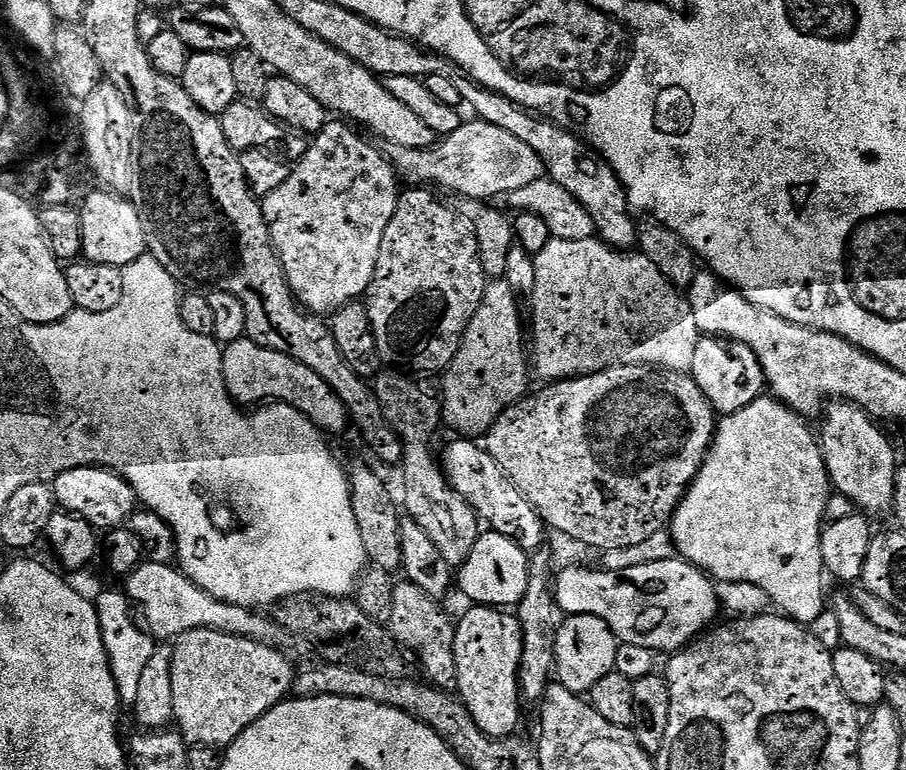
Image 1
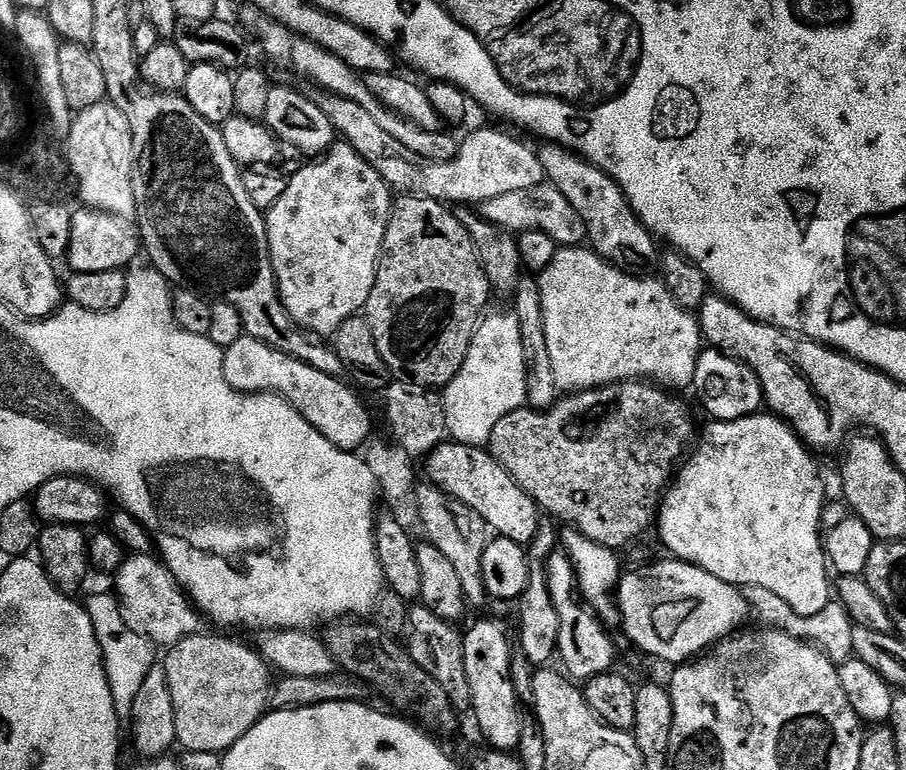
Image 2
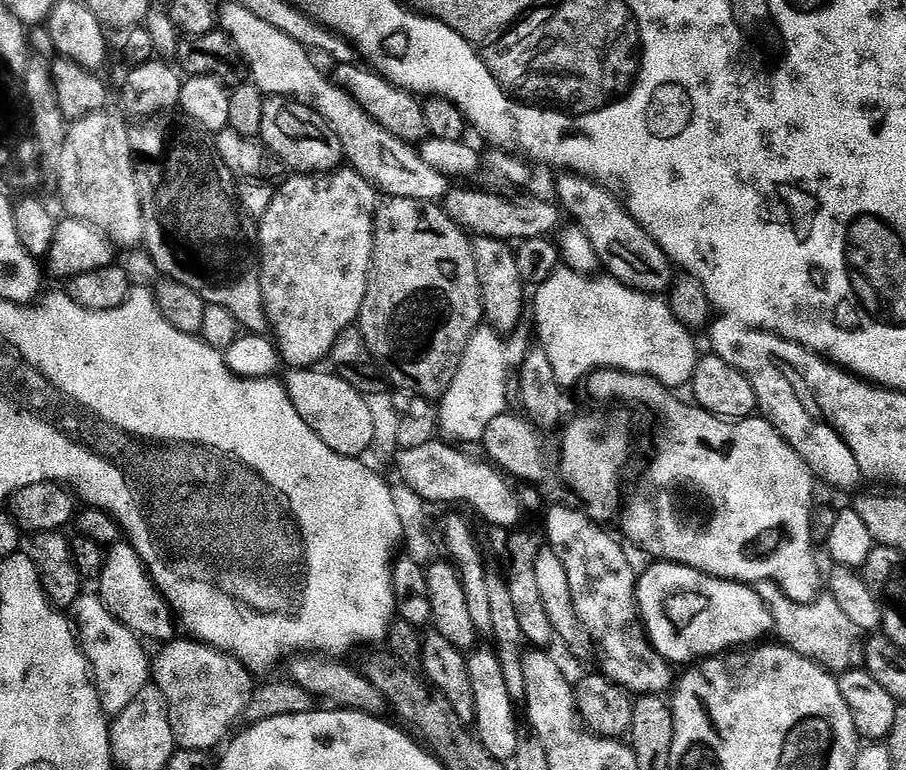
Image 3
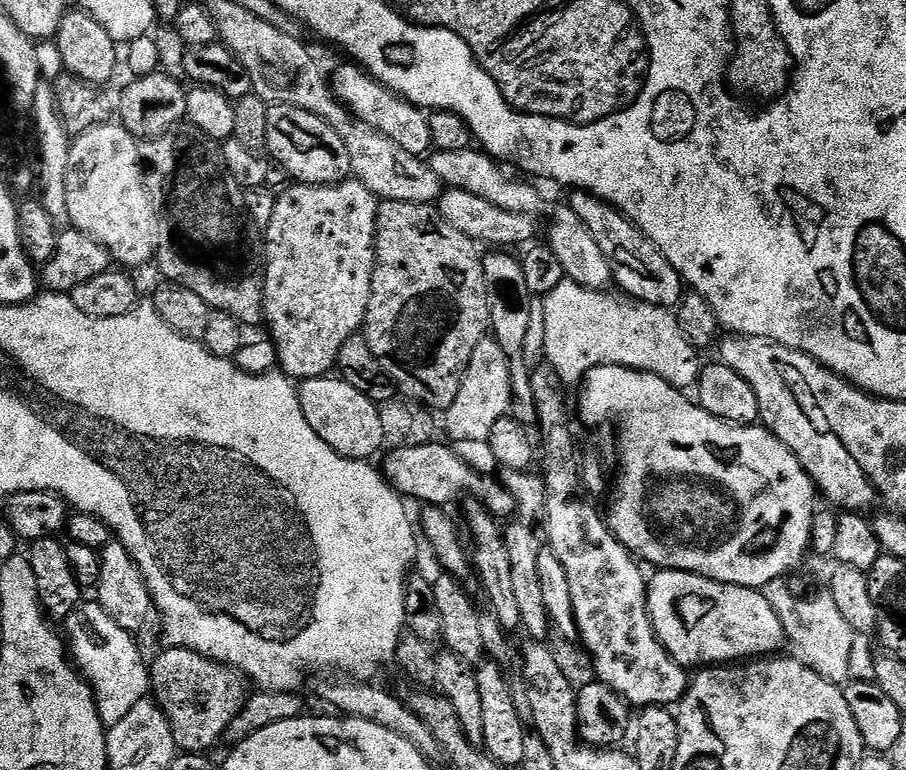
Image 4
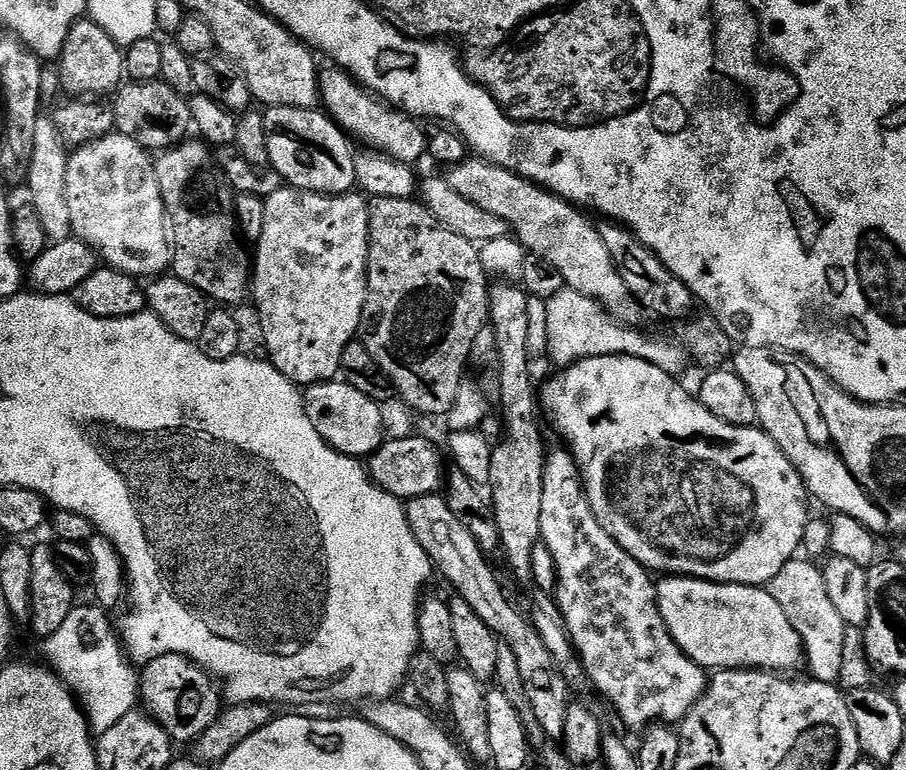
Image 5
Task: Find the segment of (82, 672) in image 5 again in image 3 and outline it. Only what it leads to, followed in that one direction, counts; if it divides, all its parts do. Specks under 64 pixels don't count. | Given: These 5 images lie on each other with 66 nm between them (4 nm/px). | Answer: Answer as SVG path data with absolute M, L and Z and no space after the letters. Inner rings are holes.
M81 594L72 603L70 612L78 625L80 643L92 666L92 679L96 682L104 711L109 717L115 718L150 683L150 652L148 656L144 649L145 641L115 617L99 595L88 595Z

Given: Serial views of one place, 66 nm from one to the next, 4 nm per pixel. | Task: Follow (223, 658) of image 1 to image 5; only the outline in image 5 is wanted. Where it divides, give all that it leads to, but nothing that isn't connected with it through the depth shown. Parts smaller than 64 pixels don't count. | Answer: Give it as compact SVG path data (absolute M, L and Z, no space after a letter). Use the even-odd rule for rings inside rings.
M162 654L139 673L140 699L143 711L166 730L168 737L177 745L191 745L220 716L222 711L222 688L204 669L192 660L178 654Z

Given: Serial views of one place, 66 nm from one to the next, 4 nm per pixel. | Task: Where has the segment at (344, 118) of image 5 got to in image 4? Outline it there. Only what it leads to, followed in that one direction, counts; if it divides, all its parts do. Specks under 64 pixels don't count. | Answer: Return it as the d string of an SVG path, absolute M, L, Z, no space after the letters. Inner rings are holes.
M351 67L344 68L341 72L331 73L332 93L343 102L345 108L353 116L366 122L366 126L370 126L374 130L378 130L378 134L386 134L386 138L398 142L398 146L402 146L402 150L406 150L406 154L423 157L432 148L428 112L416 104L411 104L408 100L403 100L402 97L379 84L373 76L369 76L359 67Z

